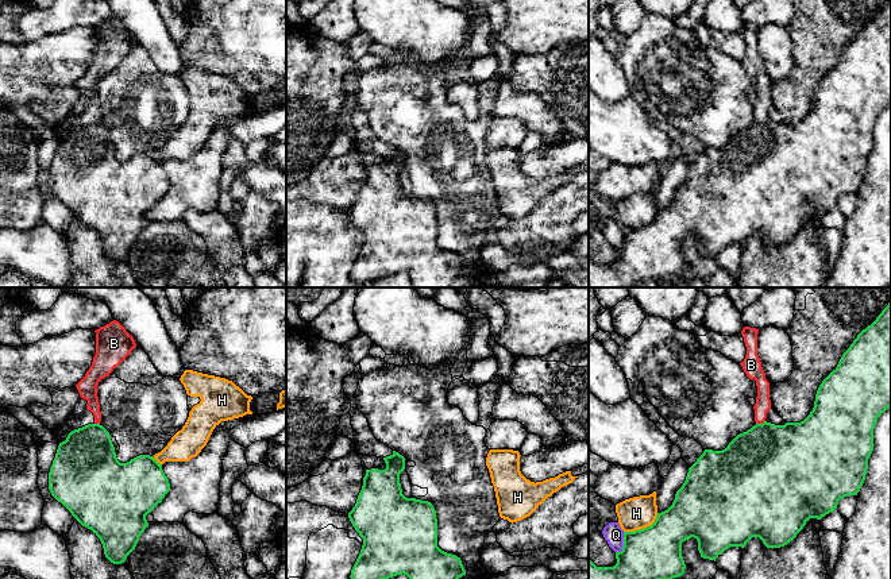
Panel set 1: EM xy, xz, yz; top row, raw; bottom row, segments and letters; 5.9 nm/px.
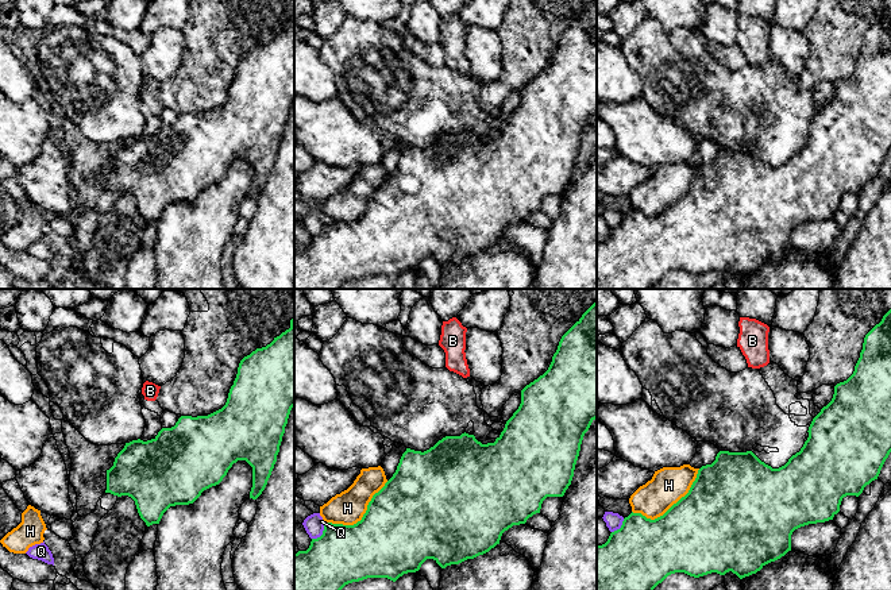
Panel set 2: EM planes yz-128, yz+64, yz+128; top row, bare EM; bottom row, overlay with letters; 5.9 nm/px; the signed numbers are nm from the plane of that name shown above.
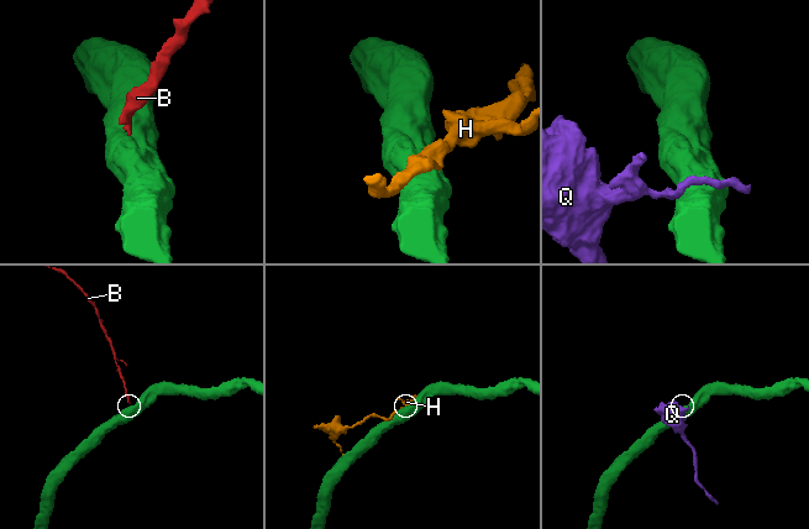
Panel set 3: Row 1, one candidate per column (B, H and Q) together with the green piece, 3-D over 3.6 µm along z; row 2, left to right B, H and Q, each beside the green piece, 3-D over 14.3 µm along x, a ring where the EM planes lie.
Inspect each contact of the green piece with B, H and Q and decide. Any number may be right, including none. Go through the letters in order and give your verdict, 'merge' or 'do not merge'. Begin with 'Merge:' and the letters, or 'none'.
Merge: none
B: do not merge
H: do not merge
Q: do not merge

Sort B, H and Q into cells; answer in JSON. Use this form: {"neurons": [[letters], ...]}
{"neurons": [["B"], ["H"], ["Q"]]}

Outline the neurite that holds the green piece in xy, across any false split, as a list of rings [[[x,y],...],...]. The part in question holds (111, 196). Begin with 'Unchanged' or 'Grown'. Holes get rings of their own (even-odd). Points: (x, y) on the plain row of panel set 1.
Unchanged. [[[88,121],[59,140],[49,188],[100,236],[105,255],[122,262],[148,224],[146,213],[162,200],[170,181],[154,154],[139,153],[120,161],[109,130],[100,121]]]

